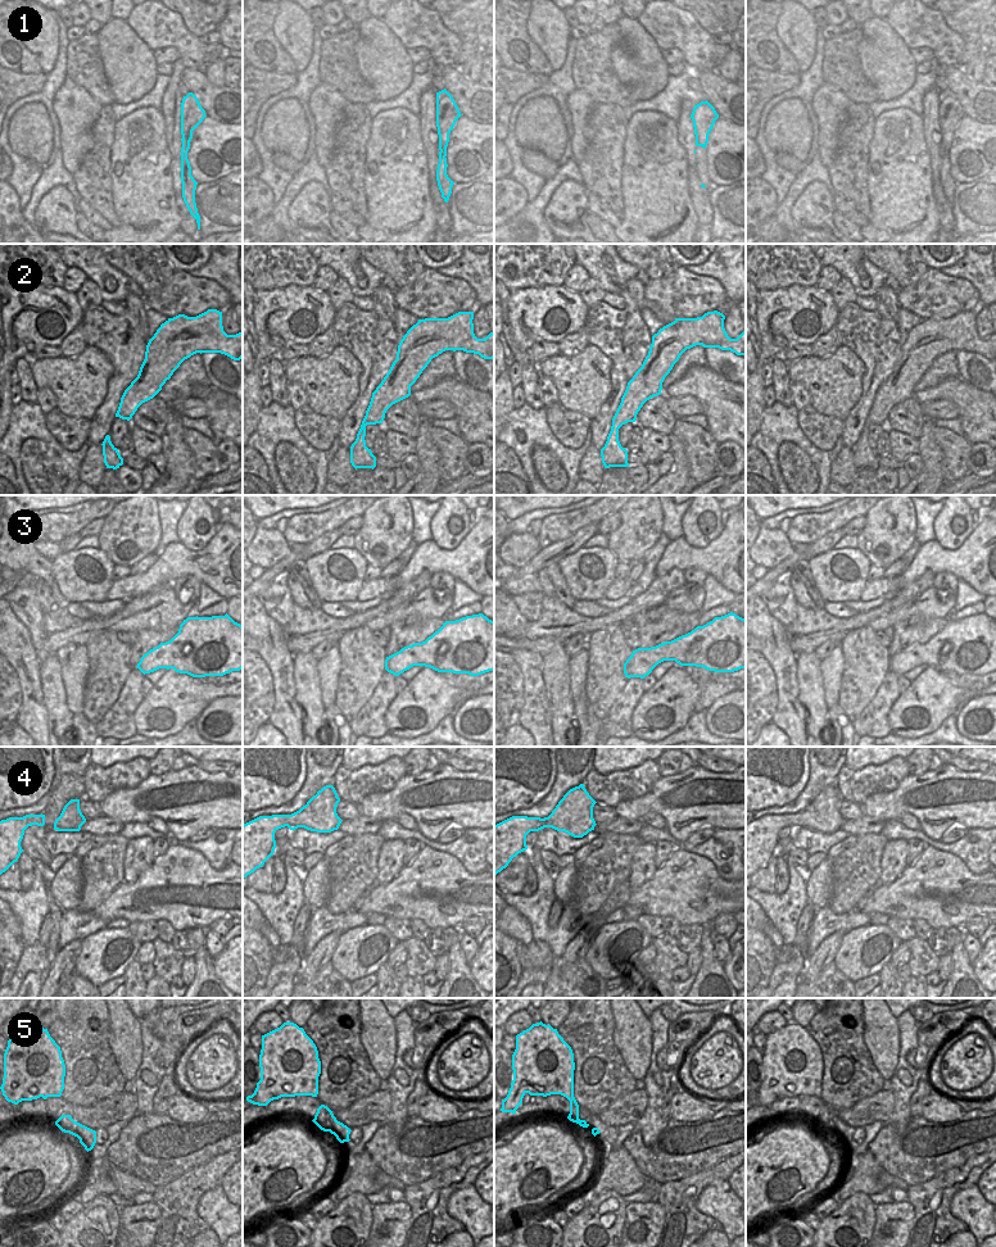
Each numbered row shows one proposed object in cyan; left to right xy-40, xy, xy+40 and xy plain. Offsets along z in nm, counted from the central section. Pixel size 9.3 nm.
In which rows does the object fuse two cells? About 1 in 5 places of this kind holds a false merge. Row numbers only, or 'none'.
none

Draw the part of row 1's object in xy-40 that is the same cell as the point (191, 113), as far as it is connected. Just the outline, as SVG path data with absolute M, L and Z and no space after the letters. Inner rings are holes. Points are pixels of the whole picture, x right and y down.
M189 92L184 96L181 103L181 135L182 135L182 148L181 148L181 182L182 182L182 198L190 212L190 214L196 219L198 230L200 230L200 216L198 213L195 203L195 190L198 182L191 176L191 167L187 159L187 151L190 149L190 141L193 139L193 131L203 122L205 118L205 110L202 108L198 98Z

